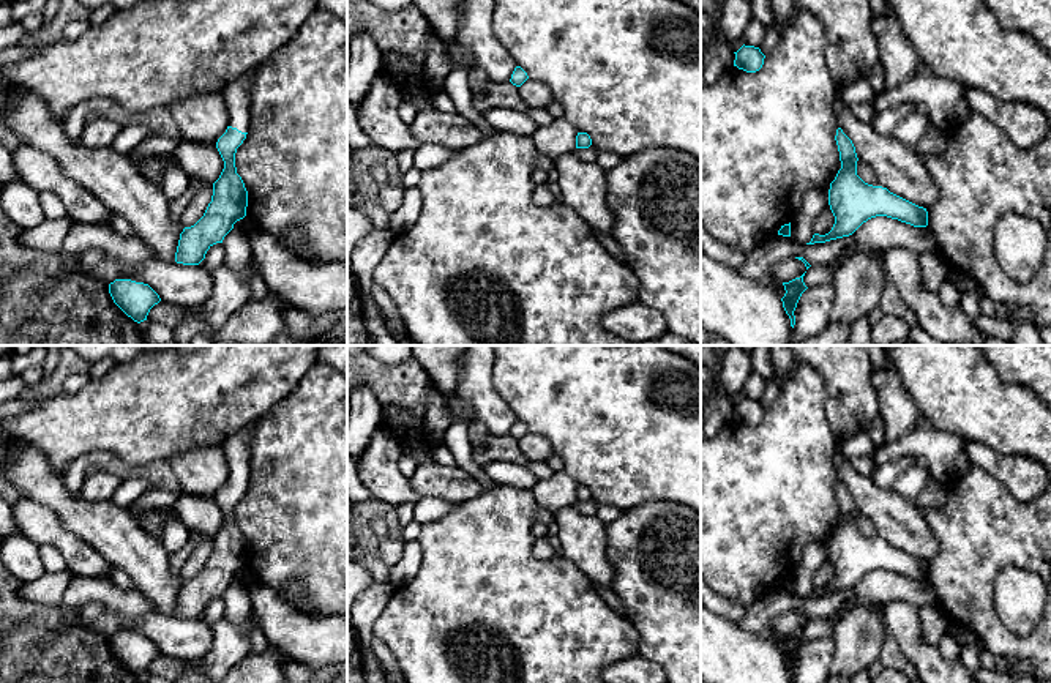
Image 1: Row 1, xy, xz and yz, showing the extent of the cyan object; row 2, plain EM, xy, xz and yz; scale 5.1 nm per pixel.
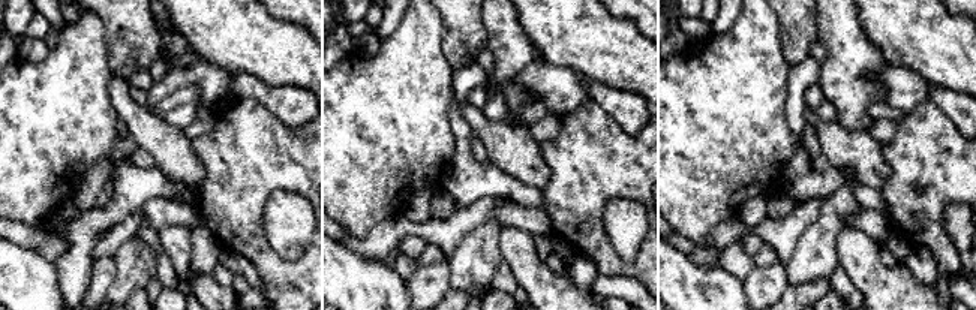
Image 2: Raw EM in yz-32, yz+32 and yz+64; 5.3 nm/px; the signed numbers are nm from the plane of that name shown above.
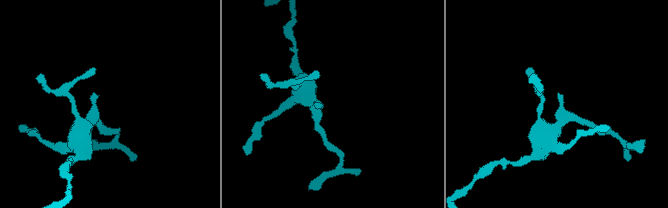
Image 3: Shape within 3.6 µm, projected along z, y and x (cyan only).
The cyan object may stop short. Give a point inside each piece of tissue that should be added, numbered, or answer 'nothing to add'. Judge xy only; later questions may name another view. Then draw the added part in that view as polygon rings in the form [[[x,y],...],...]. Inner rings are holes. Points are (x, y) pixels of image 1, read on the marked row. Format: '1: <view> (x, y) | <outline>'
1: xy (235, 95) | [[[245,73],[237,80],[227,84],[227,87],[221,91],[227,107],[229,107],[229,126],[237,128],[241,132],[248,132],[249,129],[249,85],[251,85],[251,73]]]

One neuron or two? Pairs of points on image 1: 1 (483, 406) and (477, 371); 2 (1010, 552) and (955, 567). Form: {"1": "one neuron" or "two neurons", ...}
{"1": "one neuron", "2": "one neuron"}

